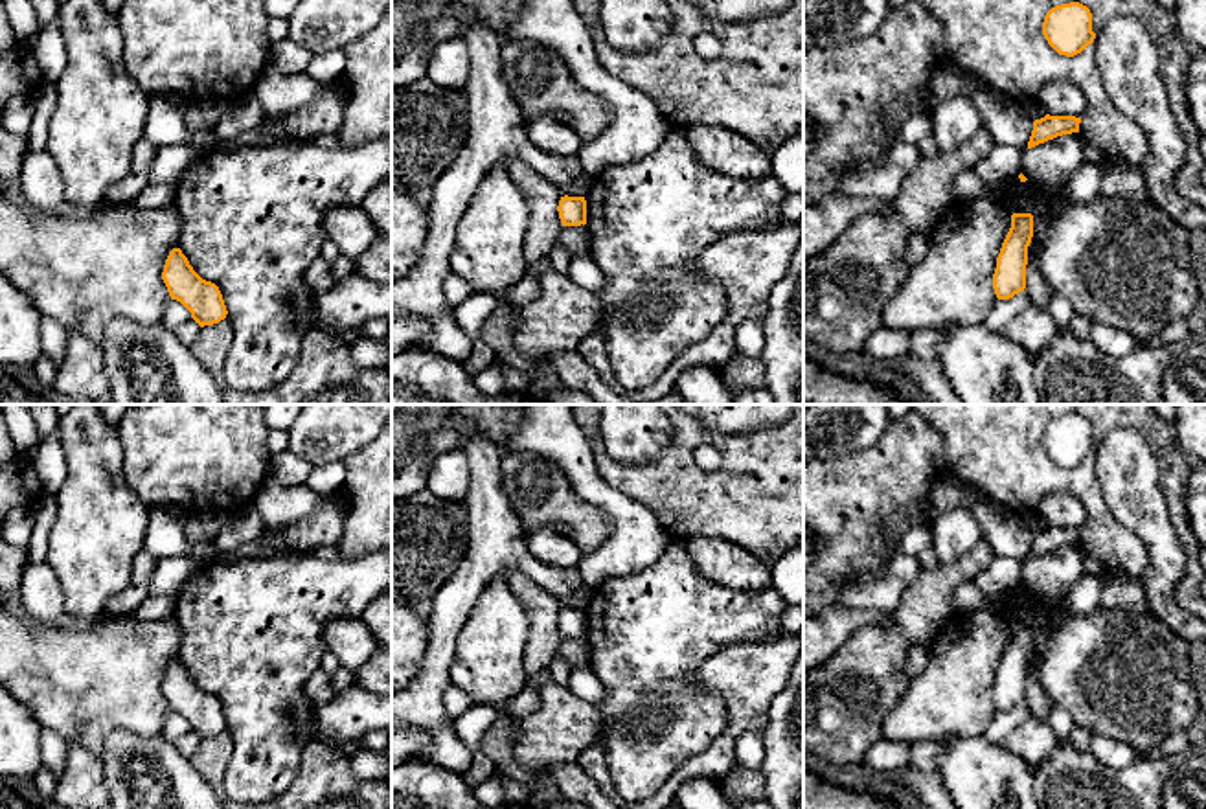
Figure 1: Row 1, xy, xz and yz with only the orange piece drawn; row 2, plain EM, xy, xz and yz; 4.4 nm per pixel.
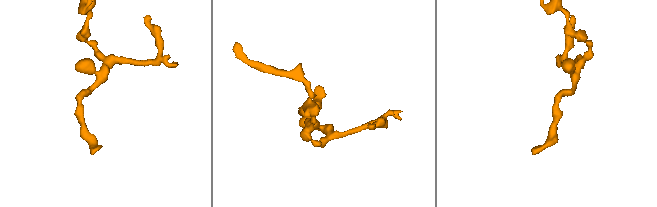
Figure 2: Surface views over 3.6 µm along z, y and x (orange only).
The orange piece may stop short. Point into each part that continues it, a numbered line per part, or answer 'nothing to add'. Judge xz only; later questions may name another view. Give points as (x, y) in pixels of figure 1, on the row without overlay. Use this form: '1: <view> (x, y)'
nothing to add

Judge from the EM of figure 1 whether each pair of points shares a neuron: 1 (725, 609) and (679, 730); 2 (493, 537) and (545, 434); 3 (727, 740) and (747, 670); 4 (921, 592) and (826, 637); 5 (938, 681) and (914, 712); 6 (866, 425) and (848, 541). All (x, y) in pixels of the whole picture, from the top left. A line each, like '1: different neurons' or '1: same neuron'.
1: same neuron
2: different neurons
3: same neuron
4: different neurons
5: same neuron
6: different neurons

